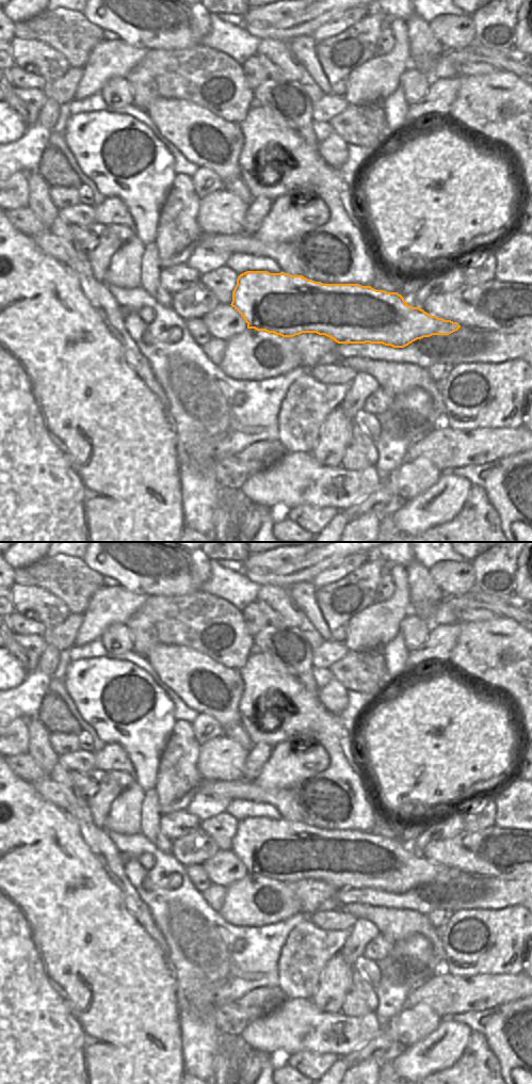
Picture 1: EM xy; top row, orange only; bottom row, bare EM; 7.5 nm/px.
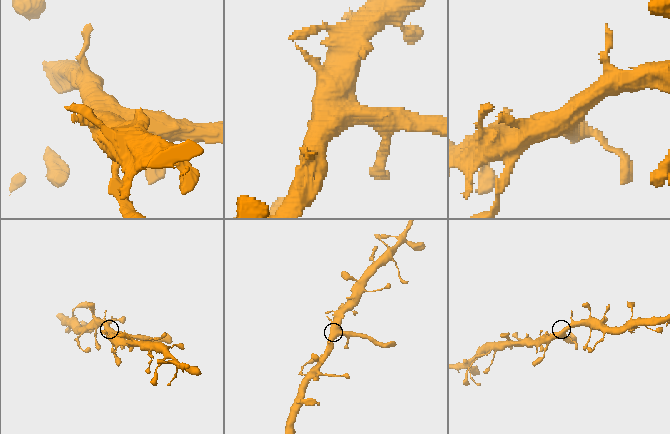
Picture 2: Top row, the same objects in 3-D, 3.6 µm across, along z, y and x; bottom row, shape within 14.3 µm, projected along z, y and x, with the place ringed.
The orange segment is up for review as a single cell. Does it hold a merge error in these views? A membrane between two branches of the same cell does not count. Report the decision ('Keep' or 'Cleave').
Cleave

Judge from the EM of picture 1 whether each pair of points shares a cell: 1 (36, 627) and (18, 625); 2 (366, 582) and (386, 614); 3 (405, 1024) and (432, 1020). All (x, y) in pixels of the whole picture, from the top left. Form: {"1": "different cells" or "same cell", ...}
{"1": "same cell", "2": "different cells", "3": "same cell"}

